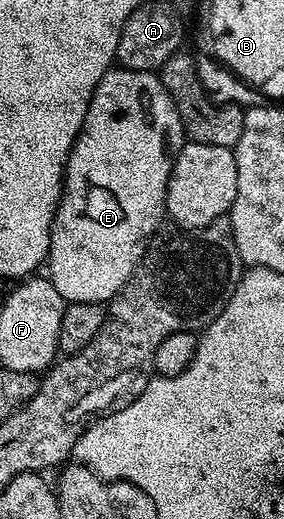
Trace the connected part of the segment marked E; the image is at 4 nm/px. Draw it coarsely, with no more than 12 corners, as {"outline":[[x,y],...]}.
{"outline":[[157,72],[89,99],[47,278],[104,305],[166,219],[185,127]]}

